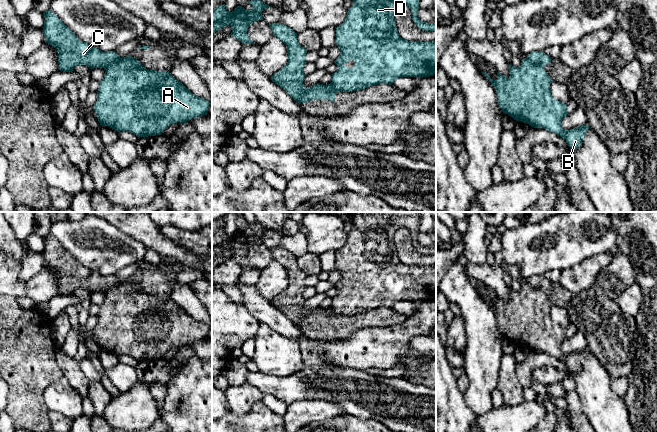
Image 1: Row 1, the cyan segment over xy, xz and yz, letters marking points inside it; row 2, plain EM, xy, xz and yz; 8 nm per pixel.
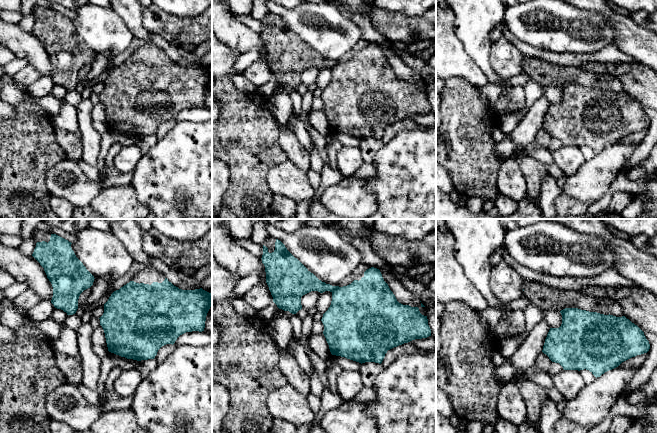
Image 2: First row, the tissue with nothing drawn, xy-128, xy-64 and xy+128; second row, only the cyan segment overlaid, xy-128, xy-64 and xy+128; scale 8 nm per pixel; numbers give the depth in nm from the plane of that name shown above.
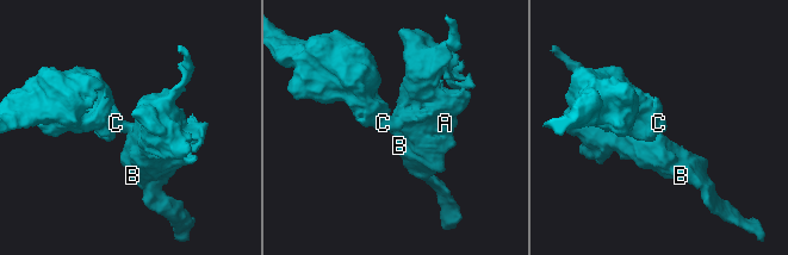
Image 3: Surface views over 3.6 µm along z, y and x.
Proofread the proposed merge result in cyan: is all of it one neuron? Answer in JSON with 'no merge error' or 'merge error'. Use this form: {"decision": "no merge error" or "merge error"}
{"decision": "merge error"}

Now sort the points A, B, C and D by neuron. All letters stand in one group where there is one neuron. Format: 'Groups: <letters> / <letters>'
Groups: A B D / C

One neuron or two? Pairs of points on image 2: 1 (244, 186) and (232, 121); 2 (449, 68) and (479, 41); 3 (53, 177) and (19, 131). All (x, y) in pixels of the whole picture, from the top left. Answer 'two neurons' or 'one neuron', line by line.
1: one neuron
2: two neurons
3: two neurons

